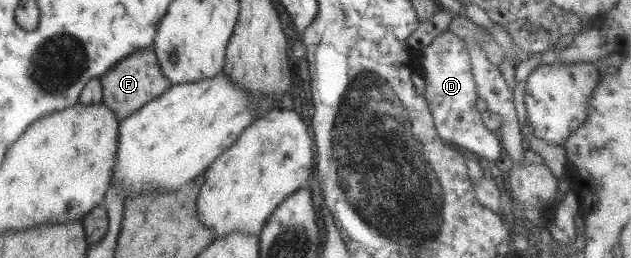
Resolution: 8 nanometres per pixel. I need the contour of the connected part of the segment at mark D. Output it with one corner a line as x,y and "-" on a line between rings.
446,30
419,53
416,64
422,68
421,78
425,85
421,95
430,108
438,137
445,143
452,142
468,149
488,162
495,162
500,155
501,143
496,132
490,132
482,125
480,113
476,111
478,97
471,75
470,57
463,41

